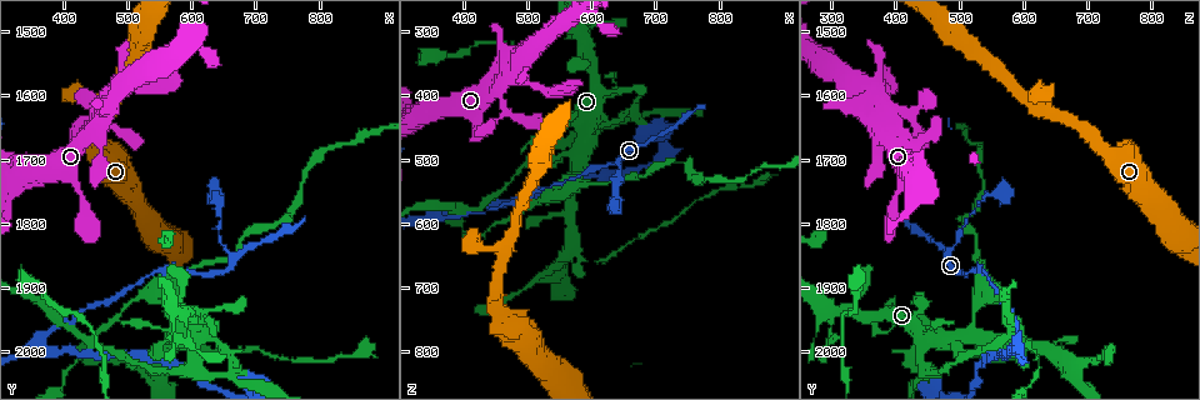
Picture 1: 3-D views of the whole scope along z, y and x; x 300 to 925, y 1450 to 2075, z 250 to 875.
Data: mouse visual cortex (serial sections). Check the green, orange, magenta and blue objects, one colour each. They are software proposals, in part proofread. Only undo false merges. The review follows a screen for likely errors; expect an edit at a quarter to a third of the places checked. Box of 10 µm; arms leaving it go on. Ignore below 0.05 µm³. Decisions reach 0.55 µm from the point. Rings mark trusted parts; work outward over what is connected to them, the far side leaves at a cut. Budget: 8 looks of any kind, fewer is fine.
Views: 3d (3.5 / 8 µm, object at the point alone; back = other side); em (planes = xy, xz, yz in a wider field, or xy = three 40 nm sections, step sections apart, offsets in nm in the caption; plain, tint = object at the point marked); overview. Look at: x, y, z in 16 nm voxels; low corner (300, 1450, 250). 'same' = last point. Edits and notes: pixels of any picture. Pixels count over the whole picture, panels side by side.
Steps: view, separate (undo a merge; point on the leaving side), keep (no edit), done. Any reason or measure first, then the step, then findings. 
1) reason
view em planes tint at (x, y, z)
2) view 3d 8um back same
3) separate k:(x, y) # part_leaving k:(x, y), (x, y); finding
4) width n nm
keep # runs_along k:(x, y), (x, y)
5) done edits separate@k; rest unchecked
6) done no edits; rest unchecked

view 3d 3.5um at (600, 2030, 450)

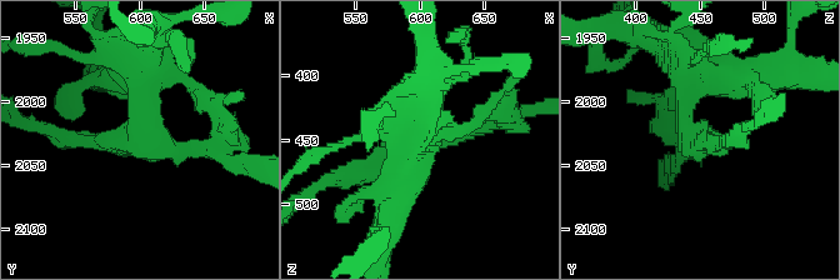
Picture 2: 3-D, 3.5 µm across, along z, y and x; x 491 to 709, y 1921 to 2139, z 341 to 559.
arms 3; arm_widths 150, 200, 450 nm; now the EM
view em planes tint at (598, 2030, 444)

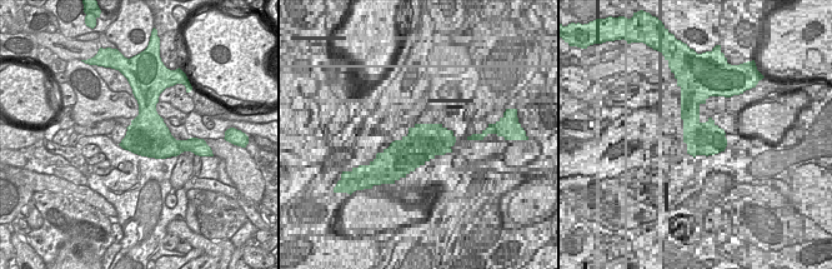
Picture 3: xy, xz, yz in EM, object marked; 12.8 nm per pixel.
separate 2:(373, 158) # part_leaving 2:(130, 140), (69, 140), (34, 125); two cells meet here

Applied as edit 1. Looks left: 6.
three-way junction
view 3d 8um at (375, 1980, 585)

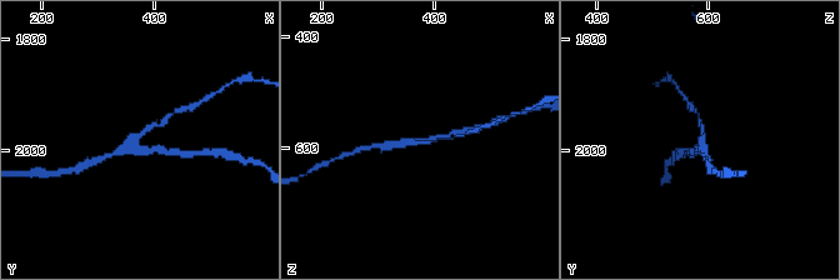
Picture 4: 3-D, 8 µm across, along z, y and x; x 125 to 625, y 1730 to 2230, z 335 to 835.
view 3d 3.5um same

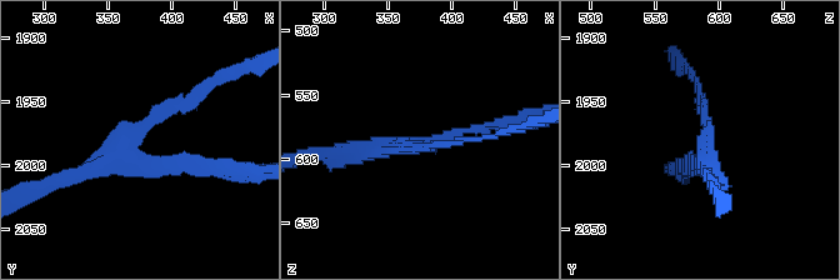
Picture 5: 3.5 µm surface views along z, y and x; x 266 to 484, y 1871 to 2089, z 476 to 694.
arms 3; arm_widths 100, 150, 200 nm; shape alone is not enough
view em xy step 1 tint at (374, 1978, 590)

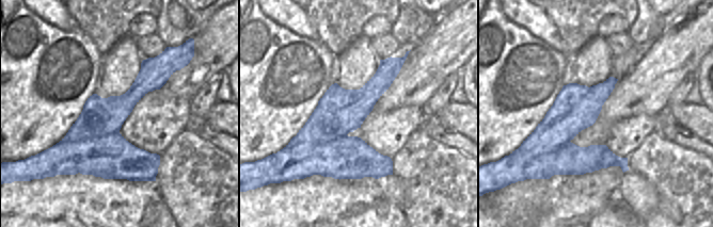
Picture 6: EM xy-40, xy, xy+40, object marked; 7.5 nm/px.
width 360 nm
keep # runs_along 5:(698, 85), (708, 135), (704, 165), (689, 158); all the same cell

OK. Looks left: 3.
thick turns thin
view 3d 3.5um at (605, 1985, 660)

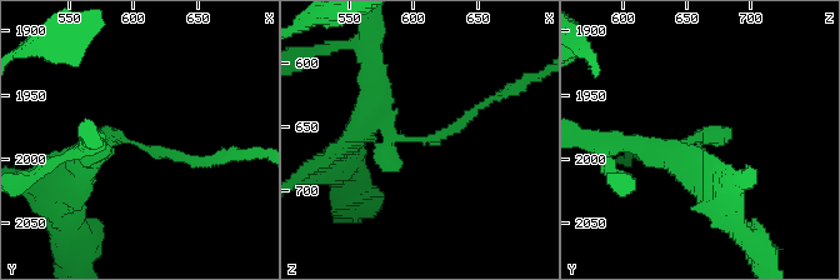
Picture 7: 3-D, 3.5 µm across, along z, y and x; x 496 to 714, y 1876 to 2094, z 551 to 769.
arm_widths 150, 350 nm
view em xy step 3 tint at (600, 1988, 660)

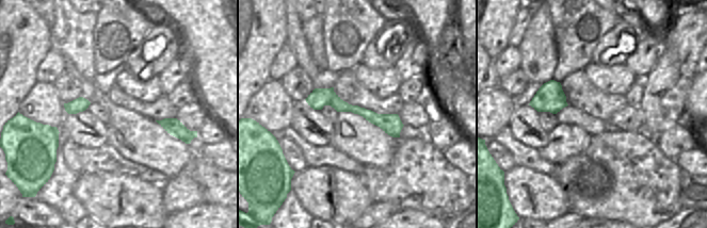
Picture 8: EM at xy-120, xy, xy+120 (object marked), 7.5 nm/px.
separate 7:(450, 130) # border 8:(348, 104), (349, 111); a second cell is stuck on

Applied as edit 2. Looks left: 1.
done edits separate@2, separate@7; rest unchecked

